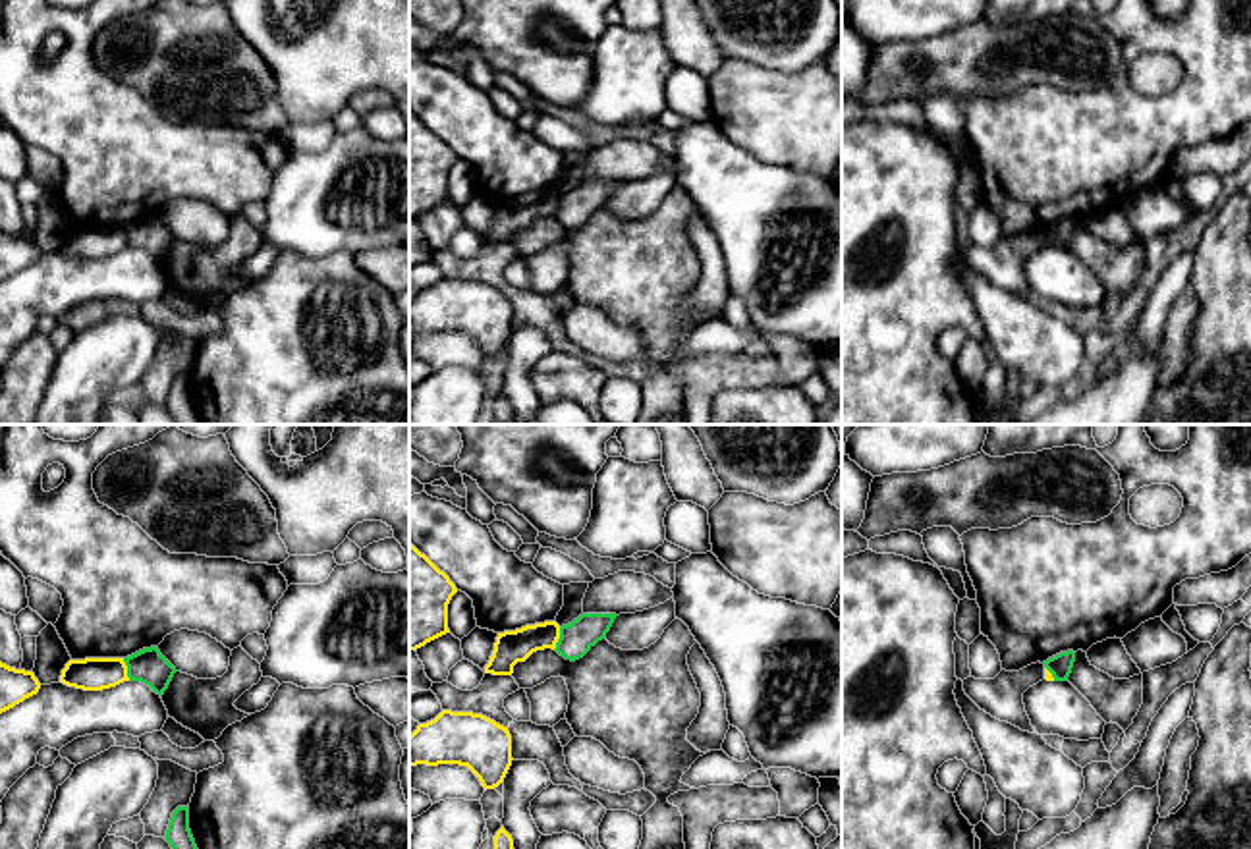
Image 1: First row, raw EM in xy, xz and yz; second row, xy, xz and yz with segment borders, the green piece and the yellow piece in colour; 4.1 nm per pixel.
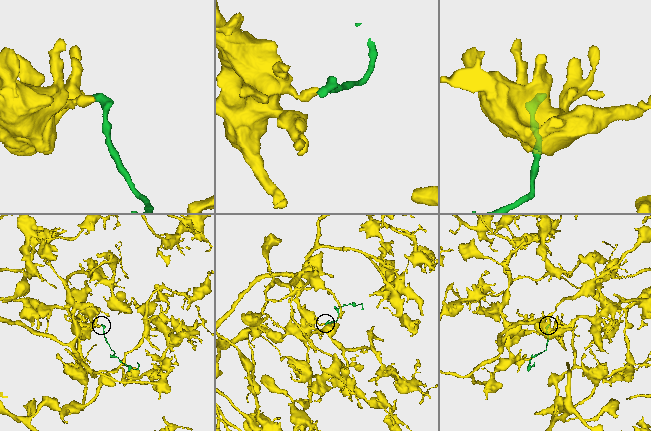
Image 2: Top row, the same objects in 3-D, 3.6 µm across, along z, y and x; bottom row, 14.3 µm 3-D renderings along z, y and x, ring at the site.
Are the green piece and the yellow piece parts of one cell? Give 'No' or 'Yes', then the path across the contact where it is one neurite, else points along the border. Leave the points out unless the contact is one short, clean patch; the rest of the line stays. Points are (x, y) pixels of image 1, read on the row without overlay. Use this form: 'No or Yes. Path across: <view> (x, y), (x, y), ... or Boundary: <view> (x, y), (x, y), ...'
No. Boundary: xy (122, 226), (130, 247)

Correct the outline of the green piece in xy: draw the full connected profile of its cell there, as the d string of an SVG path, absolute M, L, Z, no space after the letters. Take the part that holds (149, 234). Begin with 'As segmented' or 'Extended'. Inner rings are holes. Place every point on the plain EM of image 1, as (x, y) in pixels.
As segmented. M156 214L143 216L124 226L124 230L127 233L129 249L141 249L160 264L176 241L176 235L160 222Z

